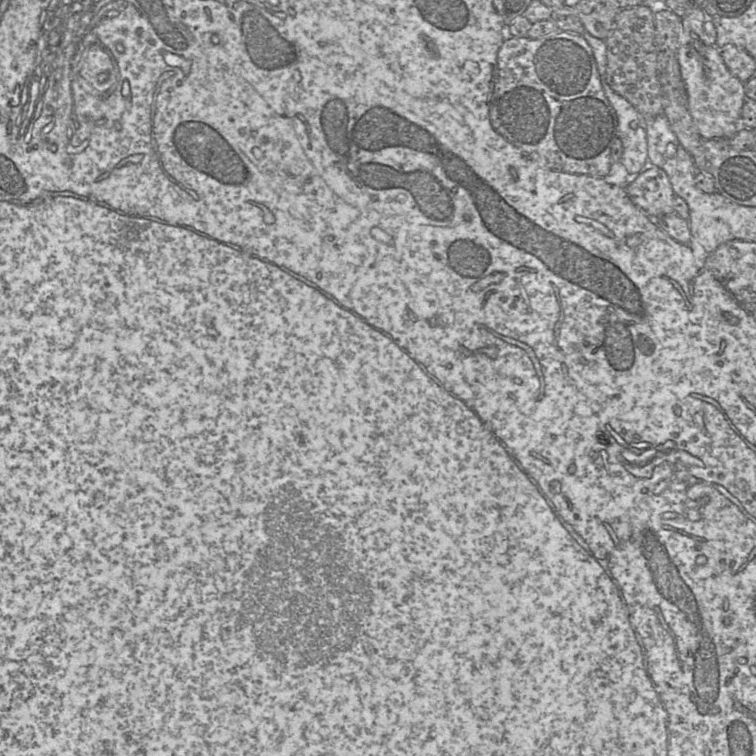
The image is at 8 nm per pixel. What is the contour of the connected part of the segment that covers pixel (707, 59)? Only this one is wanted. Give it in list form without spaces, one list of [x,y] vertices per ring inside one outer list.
[[[700,8],[682,18],[683,31],[677,49],[681,78],[685,84],[688,108],[703,139],[729,139],[740,129],[741,110],[746,99],[744,83],[726,67],[720,49],[707,43],[704,23],[707,15]]]

